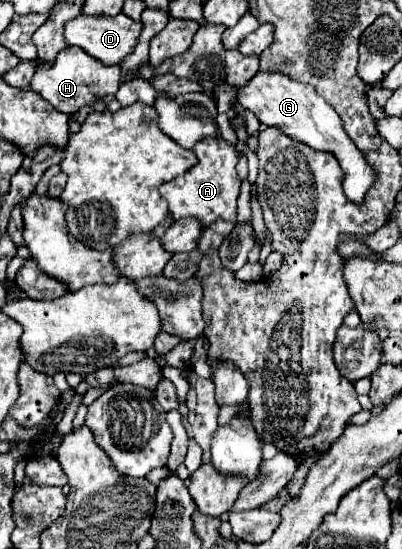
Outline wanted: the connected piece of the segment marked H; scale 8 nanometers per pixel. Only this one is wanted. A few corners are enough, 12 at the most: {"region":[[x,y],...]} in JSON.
{"region":[[68,46],[30,90],[74,114],[116,94],[120,66]]}

